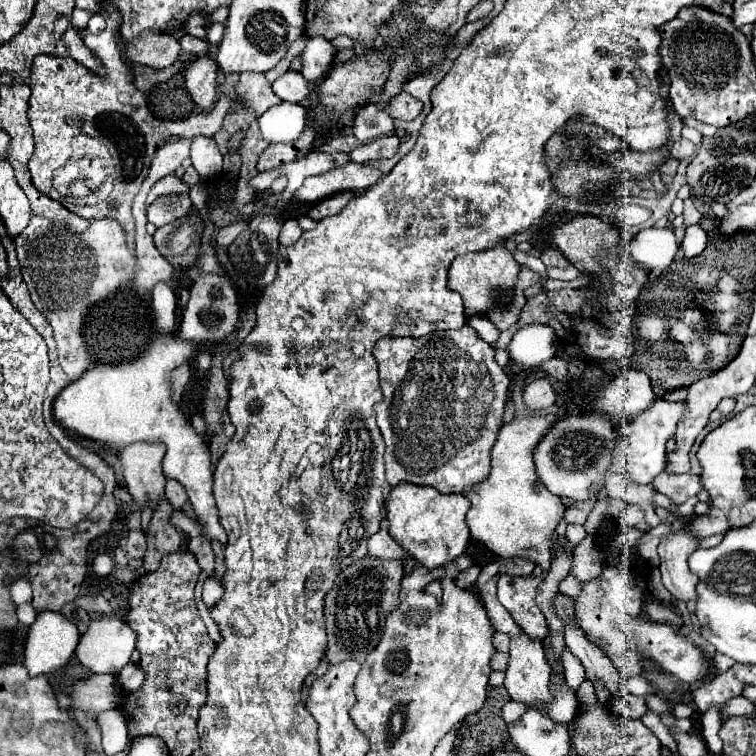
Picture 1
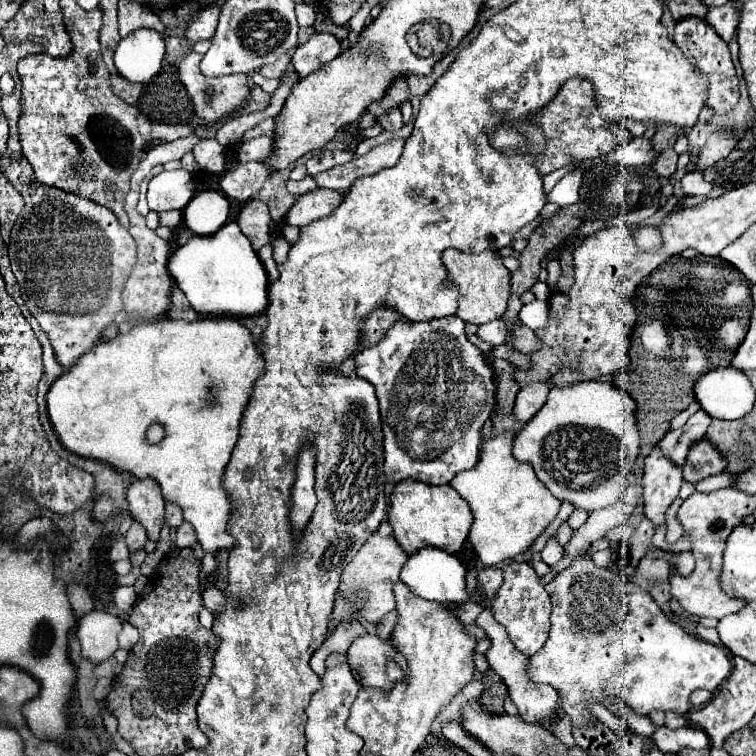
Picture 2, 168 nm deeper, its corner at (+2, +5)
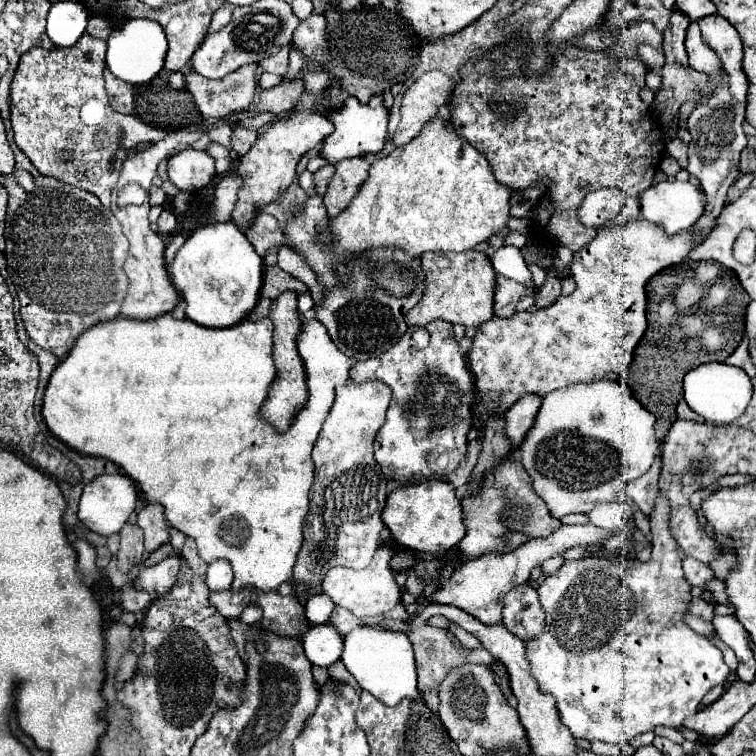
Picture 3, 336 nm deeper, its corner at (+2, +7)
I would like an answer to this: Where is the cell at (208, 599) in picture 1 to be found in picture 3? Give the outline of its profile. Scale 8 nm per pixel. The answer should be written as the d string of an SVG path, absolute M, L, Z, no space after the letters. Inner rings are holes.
M232 589L226 591L212 591L208 595L210 603L216 605L216 609L226 617L226 619L238 619L240 613L244 611L244 607L250 605L250 593L248 591L240 591L234 593Z

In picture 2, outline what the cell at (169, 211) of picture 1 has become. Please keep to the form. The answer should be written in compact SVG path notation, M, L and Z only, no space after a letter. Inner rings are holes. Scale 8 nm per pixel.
M162 211L158 213L160 217L160 225L166 225L166 227L178 227L182 223L182 211Z

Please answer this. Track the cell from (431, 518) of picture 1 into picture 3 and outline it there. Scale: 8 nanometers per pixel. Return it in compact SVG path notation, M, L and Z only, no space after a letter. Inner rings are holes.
M430 479L426 483L408 485L392 491L386 499L382 521L400 545L430 555L452 549L466 535L466 527L462 521L462 505L456 497L456 489L452 483L442 479Z

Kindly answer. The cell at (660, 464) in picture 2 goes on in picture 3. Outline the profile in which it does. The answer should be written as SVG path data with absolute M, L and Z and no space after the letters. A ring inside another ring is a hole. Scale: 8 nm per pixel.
M662 495L656 499L650 529L650 561L606 561L608 557L566 561L538 587L546 629L526 643L526 651L540 691L554 697L560 721L576 739L620 743L658 725L680 727L686 717L698 711L702 697L730 675L722 651L708 637L698 635L684 623L692 585L682 573L678 543L668 531L668 503Z

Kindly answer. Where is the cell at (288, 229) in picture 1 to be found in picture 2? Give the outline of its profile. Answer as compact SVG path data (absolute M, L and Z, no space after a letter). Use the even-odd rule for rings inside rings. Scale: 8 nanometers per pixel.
M272 233L270 243L272 243L272 249L274 249L274 261L284 263L286 255L288 255L288 249L290 249L290 243L280 233Z

